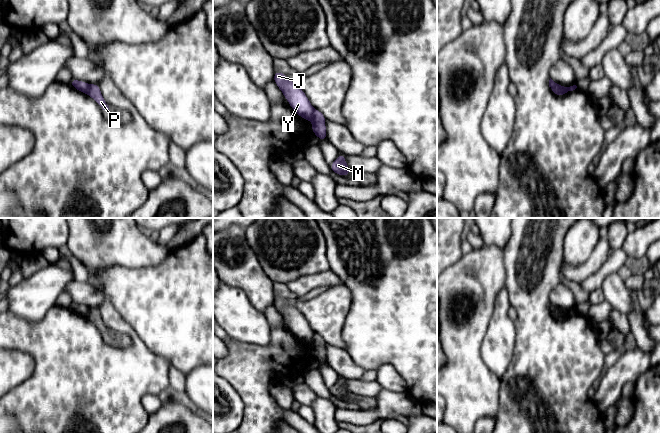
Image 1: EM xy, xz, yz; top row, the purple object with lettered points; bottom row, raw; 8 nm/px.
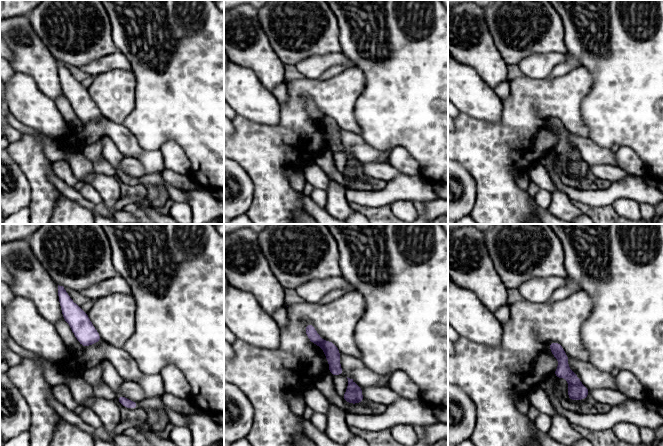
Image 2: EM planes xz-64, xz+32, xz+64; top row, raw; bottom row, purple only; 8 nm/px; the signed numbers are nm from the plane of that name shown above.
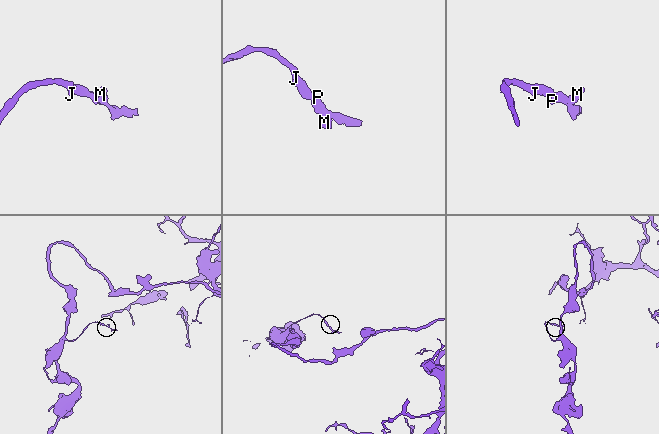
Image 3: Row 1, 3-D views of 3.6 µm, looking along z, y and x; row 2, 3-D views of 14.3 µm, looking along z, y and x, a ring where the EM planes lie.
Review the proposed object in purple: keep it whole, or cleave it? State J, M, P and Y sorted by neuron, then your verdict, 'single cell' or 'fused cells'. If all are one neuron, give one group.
groups J Y / M P; fused cells

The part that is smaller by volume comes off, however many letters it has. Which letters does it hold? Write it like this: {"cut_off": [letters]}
{"cut_off": ["M", "P"]}

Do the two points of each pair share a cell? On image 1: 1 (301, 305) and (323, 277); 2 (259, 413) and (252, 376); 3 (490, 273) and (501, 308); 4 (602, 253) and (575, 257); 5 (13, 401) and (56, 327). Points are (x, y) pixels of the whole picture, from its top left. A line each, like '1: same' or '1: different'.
1: different
2: same
3: different
4: different
5: same

